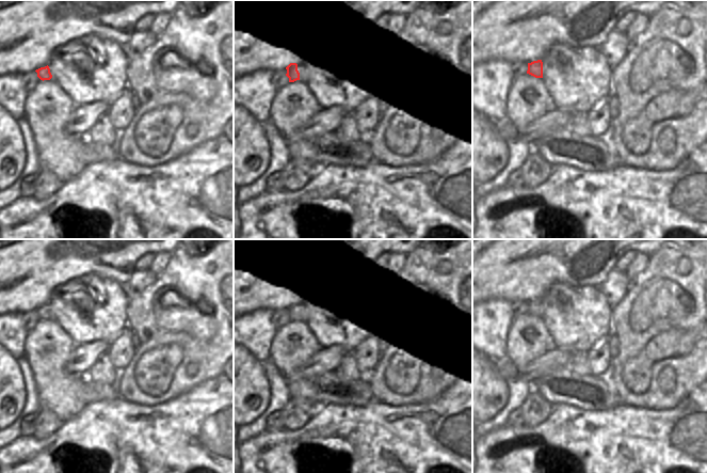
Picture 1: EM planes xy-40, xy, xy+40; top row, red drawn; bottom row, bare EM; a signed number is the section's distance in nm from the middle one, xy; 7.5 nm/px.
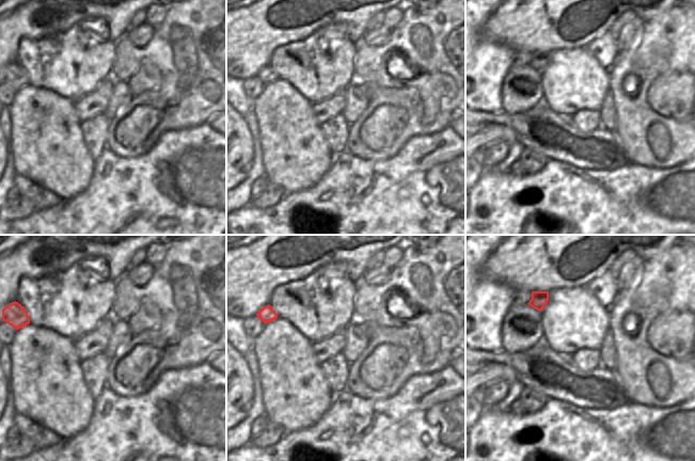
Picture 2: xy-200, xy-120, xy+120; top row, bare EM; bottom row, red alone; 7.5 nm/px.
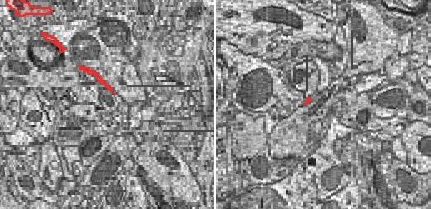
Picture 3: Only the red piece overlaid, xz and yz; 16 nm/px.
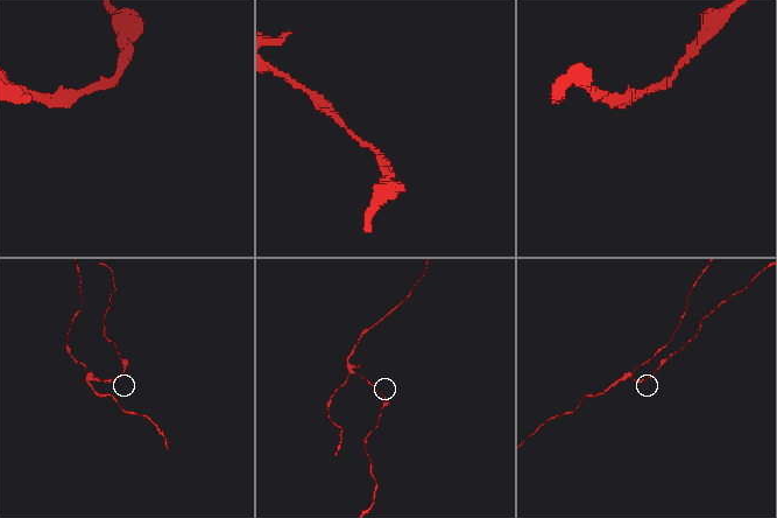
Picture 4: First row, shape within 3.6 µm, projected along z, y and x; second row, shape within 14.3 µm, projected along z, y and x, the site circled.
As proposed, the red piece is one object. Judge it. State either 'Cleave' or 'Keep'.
Keep.

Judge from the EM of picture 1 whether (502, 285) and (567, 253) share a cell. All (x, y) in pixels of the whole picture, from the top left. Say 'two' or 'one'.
one

